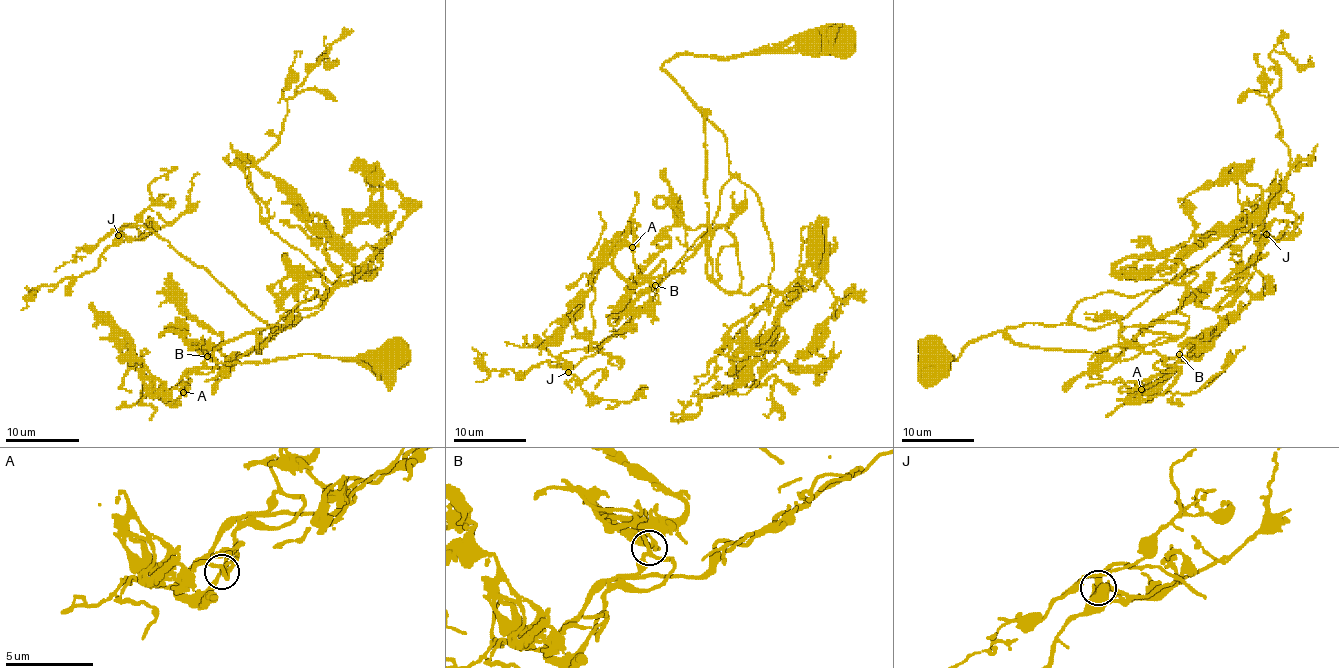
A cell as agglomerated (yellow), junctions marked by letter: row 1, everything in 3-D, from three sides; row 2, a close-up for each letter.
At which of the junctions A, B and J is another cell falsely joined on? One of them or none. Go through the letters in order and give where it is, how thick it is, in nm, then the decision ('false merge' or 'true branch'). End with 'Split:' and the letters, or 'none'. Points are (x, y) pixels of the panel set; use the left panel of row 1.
A: place (183, 392); calibre 200 nm; true branch
B: place (207, 356); calibre 190 nm; true branch
J: place (118, 235); calibre 320 nm; true branch
Split: none

